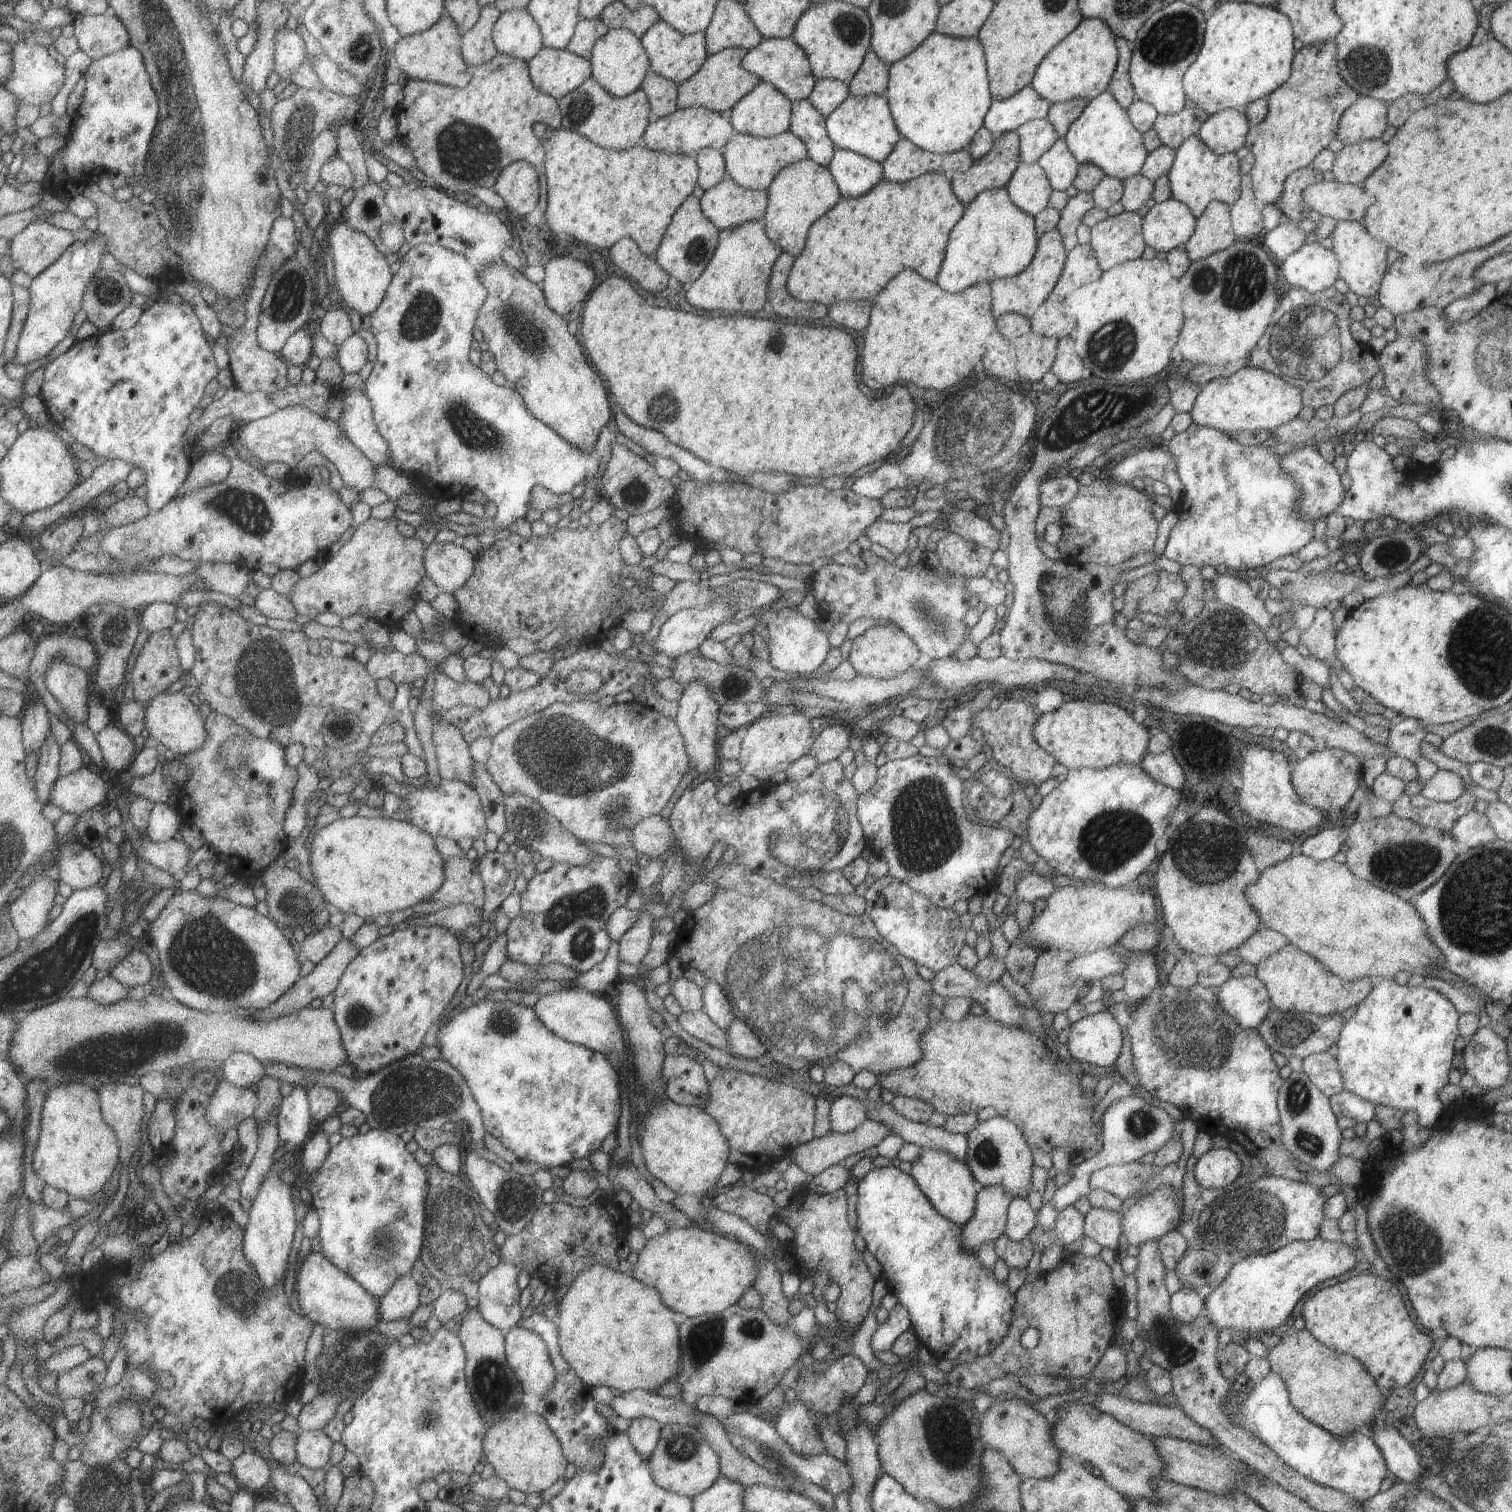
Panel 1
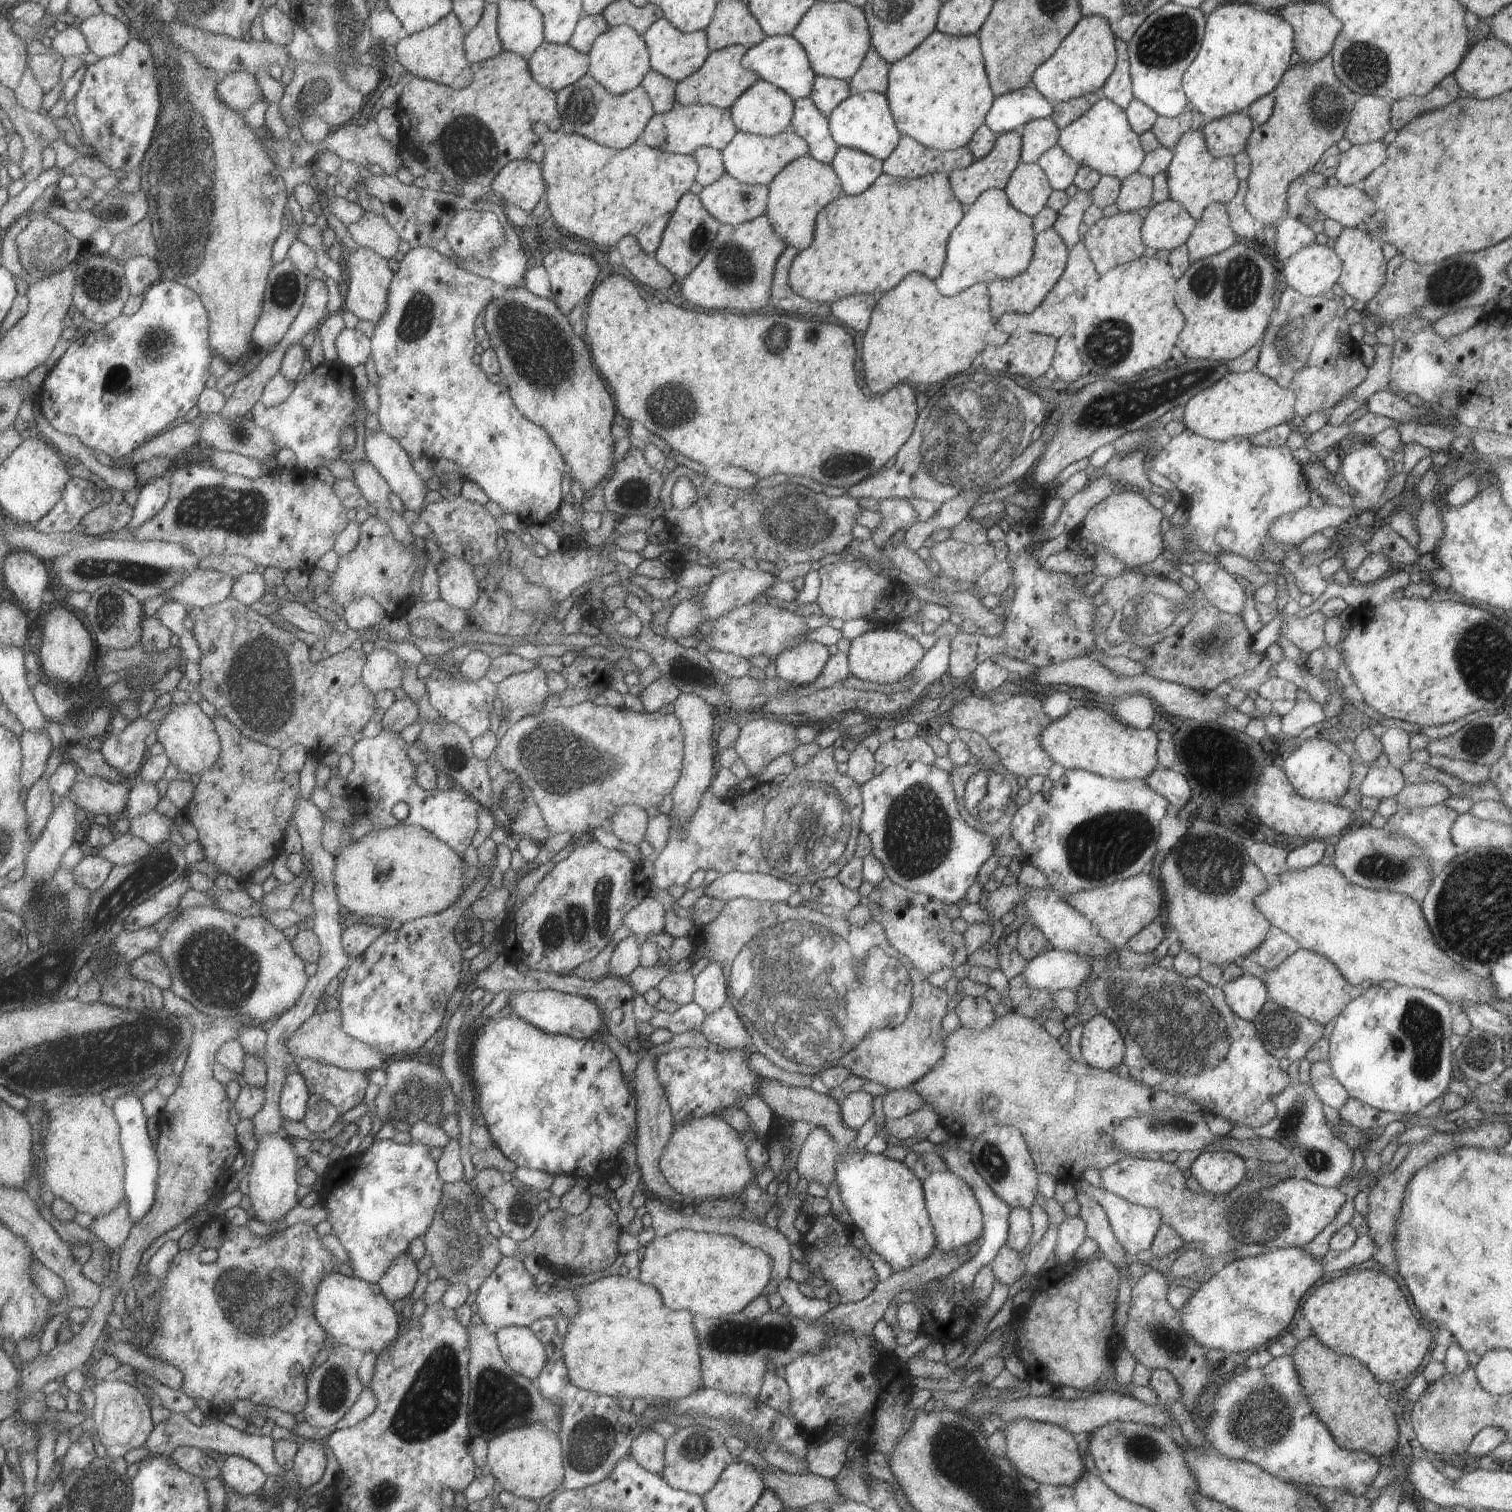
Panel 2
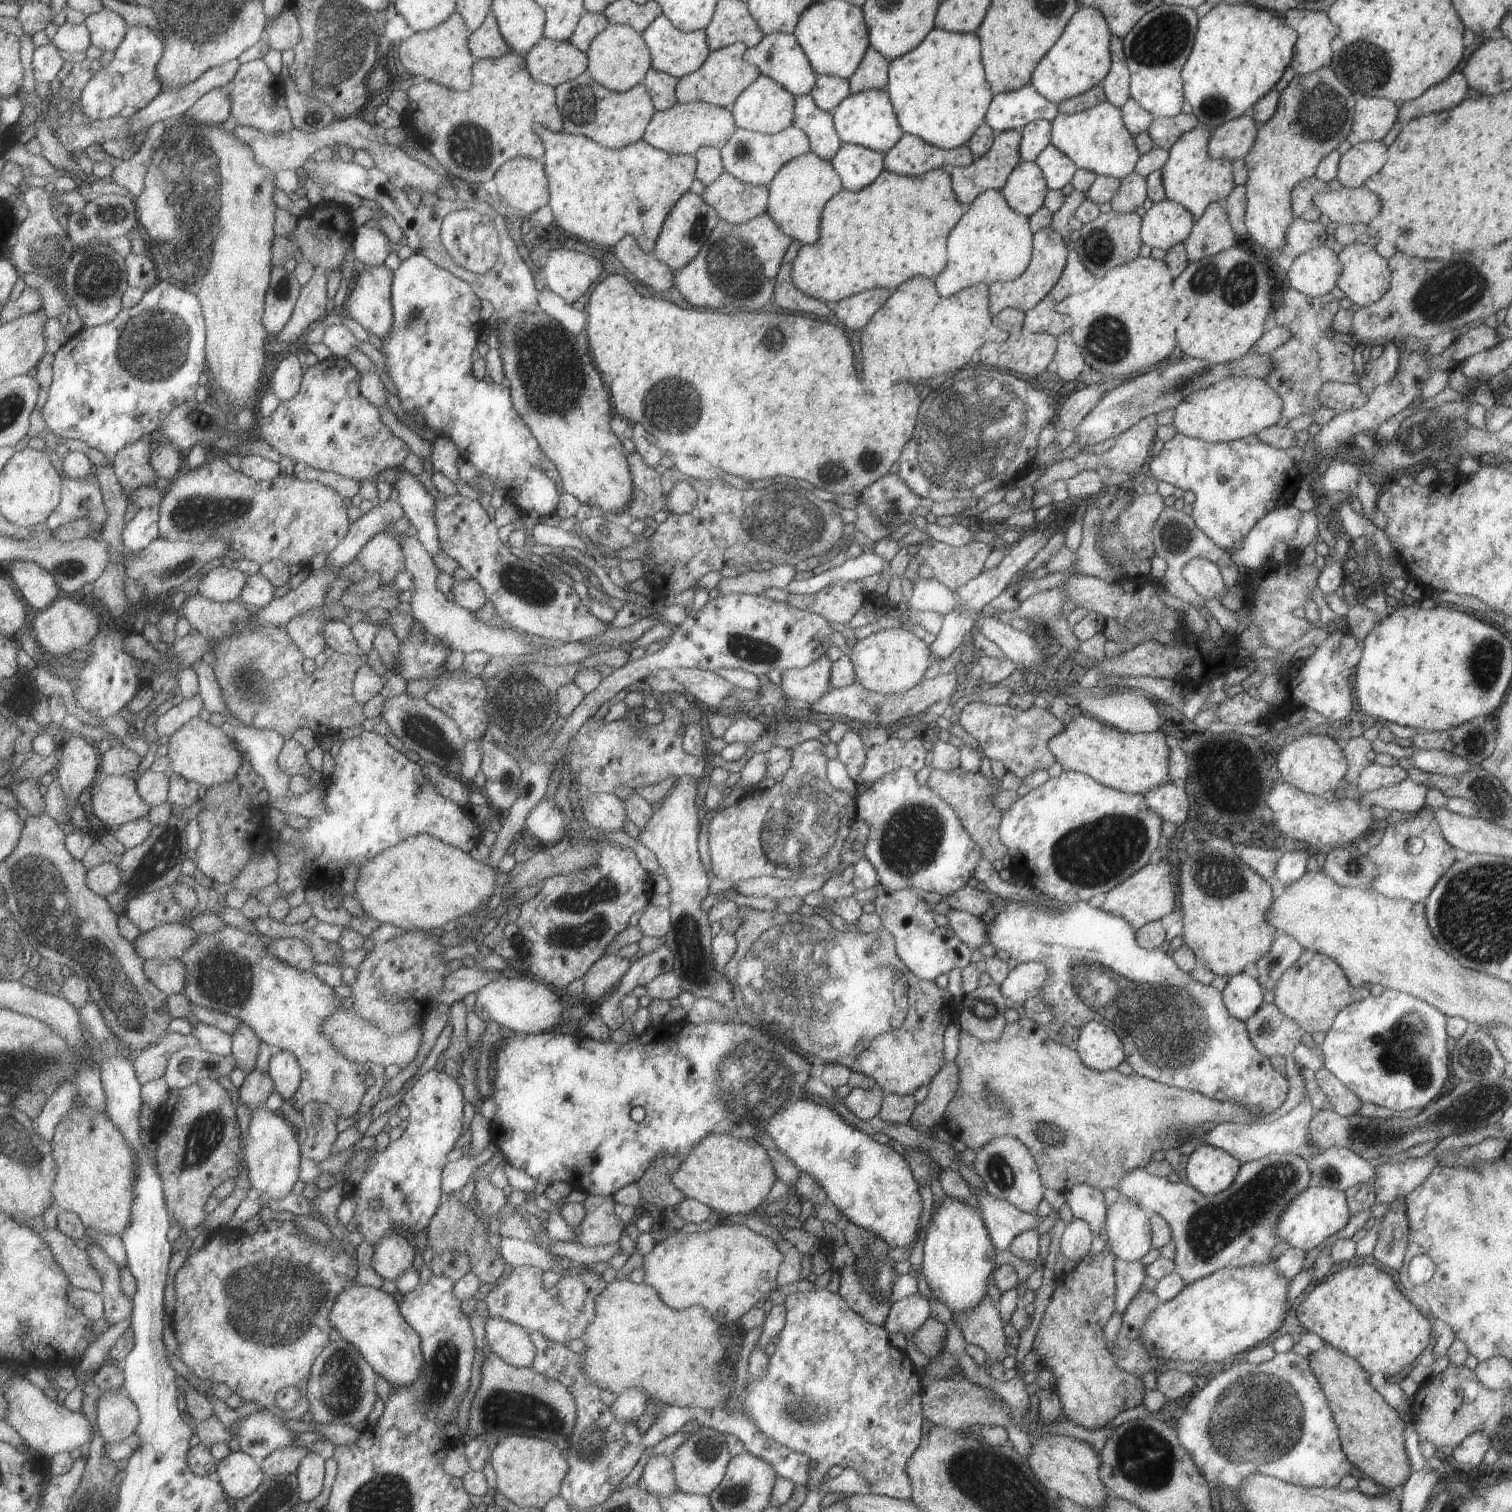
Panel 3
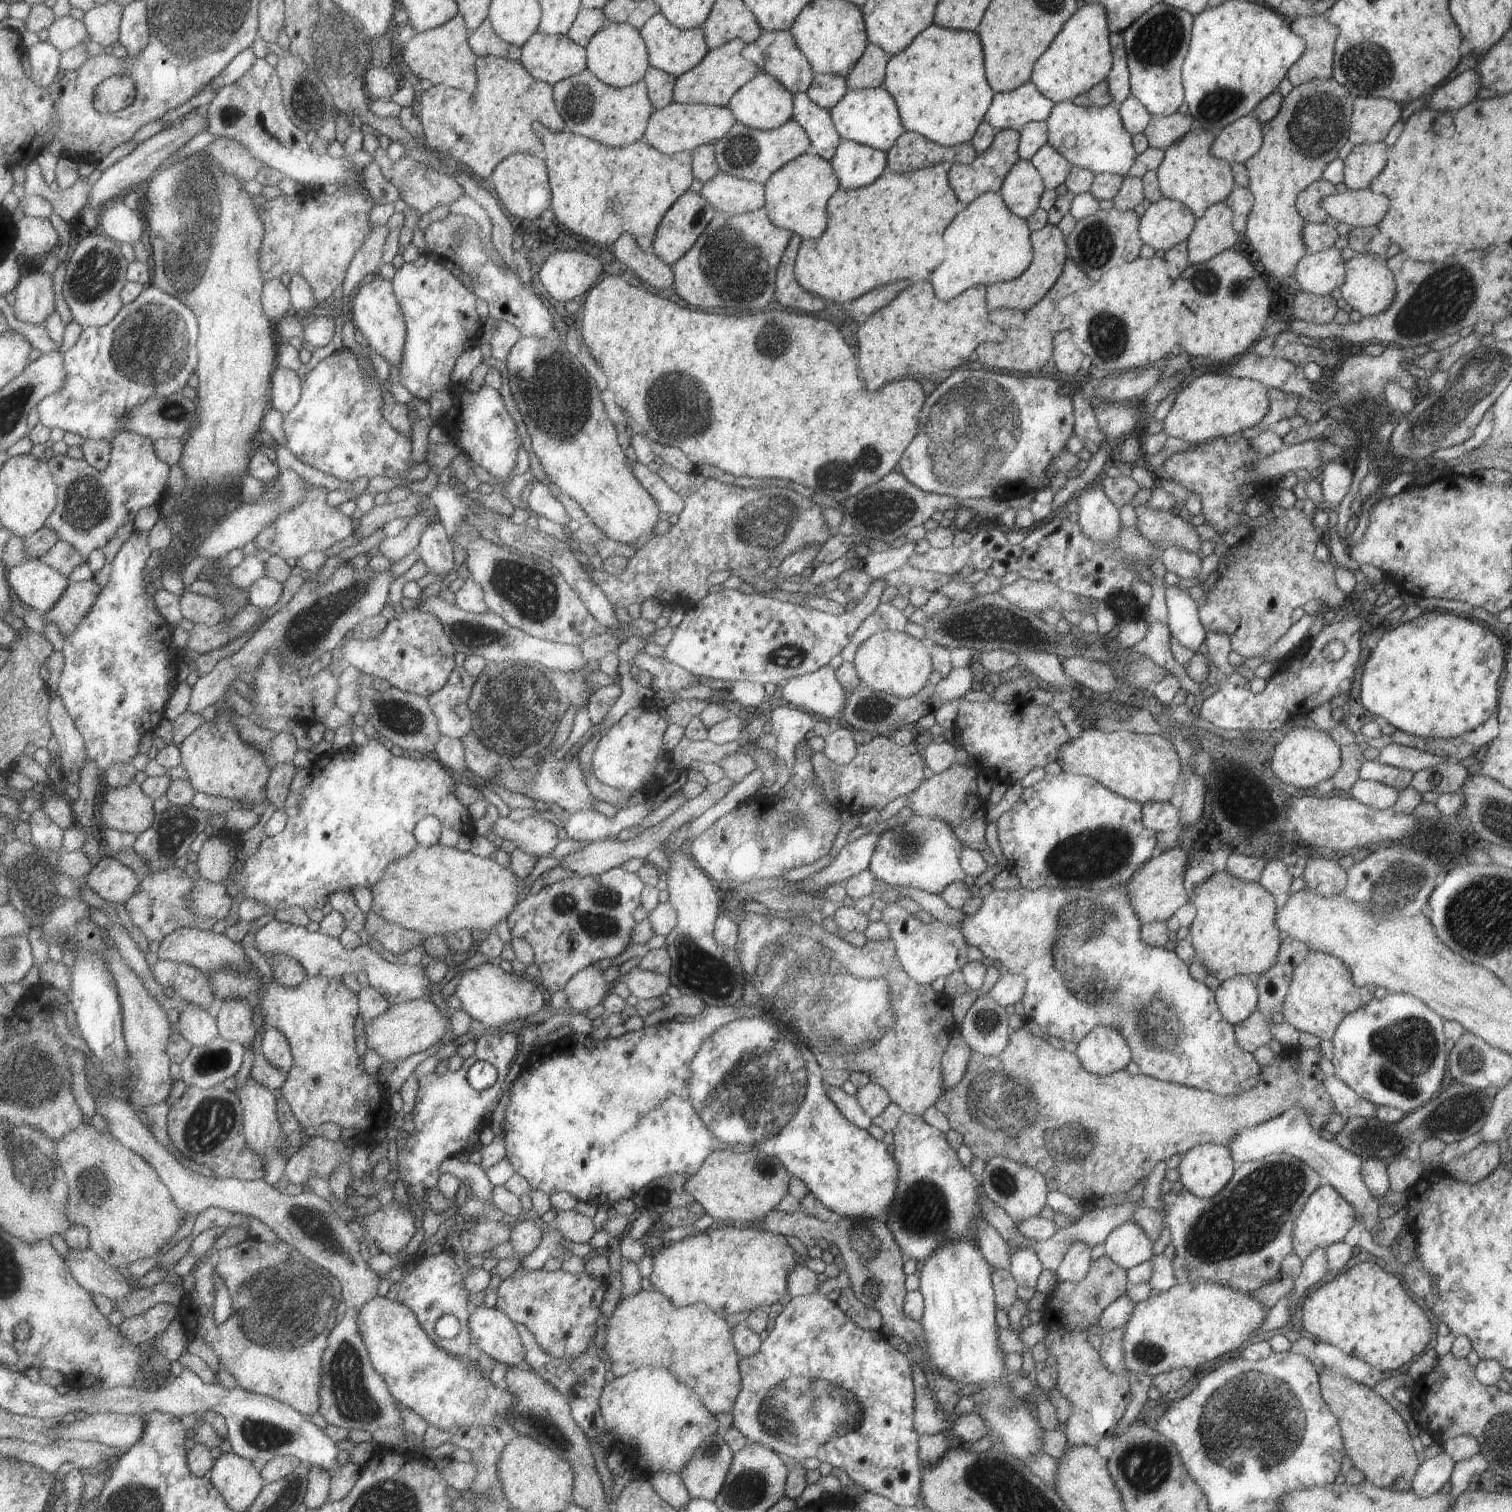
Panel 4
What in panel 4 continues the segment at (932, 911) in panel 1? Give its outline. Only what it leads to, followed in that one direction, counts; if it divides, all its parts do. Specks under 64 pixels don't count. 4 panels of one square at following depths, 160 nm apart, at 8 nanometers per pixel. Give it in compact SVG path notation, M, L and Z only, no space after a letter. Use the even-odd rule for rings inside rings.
M887 903L885 910L881 912L881 917L881 921L889 930L889 937L894 944L895 953L903 972L916 984L927 985L938 977L946 978L951 972L960 970L967 963L966 950L968 944L965 942L965 938L961 936L961 932L952 925L937 921L936 919L929 924L923 924L913 914L907 914L905 909L894 903Z

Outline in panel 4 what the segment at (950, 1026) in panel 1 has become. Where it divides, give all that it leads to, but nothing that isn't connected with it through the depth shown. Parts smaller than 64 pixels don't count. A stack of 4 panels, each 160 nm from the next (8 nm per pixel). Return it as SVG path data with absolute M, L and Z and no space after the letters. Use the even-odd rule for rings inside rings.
M1021 1026L1021 1028L1017 1028L1017 1030L1010 1030L1009 1042L1007 1042L1005 1050L999 1052L997 1056L981 1056L981 1054L971 1051L963 1078L961 1078L953 1088L944 1090L934 1106L947 1118L950 1128L956 1130L963 1137L962 1144L971 1151L973 1157L979 1158L979 1160L986 1163L989 1158L993 1158L993 1156L1001 1156L1001 1158L1013 1160L1013 1162L1017 1162L1017 1164L1021 1164L1021 1166L1029 1166L1029 1168L1033 1168L1033 1170L1037 1170L1037 1173L1041 1174L1045 1180L1048 1191L1061 1192L1069 1196L1069 1198L1073 1198L1073 1200L1077 1200L1081 1203L1093 1203L1102 1197L1119 1196L1119 1194L1127 1193L1132 1186L1137 1184L1137 1180L1147 1178L1147 1175L1153 1170L1155 1164L1160 1161L1166 1162L1173 1154L1184 1154L1193 1146L1206 1143L1226 1147L1227 1144L1229 1144L1229 1140L1231 1140L1231 1136L1233 1136L1235 1132L1239 1132L1241 1128L1263 1124L1263 1122L1267 1122L1267 1120L1271 1120L1279 1116L1279 1114L1283 1114L1283 1112L1285 1112L1287 1108L1291 1108L1291 1106L1303 1108L1303 1112L1307 1114L1307 1122L1309 1122L1311 1130L1317 1133L1317 1130L1323 1128L1327 1123L1331 1114L1336 1112L1333 1107L1333 1102L1329 1099L1325 1091L1325 1086L1323 1085L1325 1076L1321 1068L1319 1068L1319 1060L1321 1060L1322 1053L1318 1045L1313 1048L1300 1047L1297 1052L1293 1050L1293 1054L1297 1053L1298 1062L1296 1062L1294 1066L1291 1066L1291 1049L1291 1046L1289 1048L1281 1048L1281 1053L1275 1054L1276 1058L1273 1064L1259 1068L1259 1079L1255 1086L1251 1086L1249 1090L1239 1092L1239 1094L1222 1096L1221 1094L1211 1094L1211 1092L1199 1092L1199 1090L1195 1090L1195 1088L1185 1088L1185 1086L1181 1084L1159 1081L1140 1073L1131 1076L1131 1074L1128 1074L1123 1069L1111 1075L1095 1075L1089 1073L1081 1067L1075 1053L1066 1052L1064 1049L1055 1050L1053 1046L1050 1046L1050 1044L1046 1042L1045 1037L1040 1038L1038 1035L1033 1036L1031 1032L1027 1032L1024 1026Z

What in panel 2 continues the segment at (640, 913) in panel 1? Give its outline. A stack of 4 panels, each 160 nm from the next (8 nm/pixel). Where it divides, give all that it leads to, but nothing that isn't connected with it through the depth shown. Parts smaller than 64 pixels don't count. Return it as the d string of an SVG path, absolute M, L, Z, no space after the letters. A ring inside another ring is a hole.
M633 934L617 943L609 960L608 968L606 969L608 975L625 979L633 972L633 970L639 966L639 946L640 944Z

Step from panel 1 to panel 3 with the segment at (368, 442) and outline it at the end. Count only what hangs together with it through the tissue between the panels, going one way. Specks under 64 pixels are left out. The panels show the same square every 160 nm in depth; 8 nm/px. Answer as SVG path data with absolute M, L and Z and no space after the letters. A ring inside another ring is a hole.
M399 469L399 475L395 478L392 488L399 493L399 505L404 516L416 529L415 537L419 540L419 544L430 556L435 555L438 550L441 550L435 516L433 516L436 499L417 482L413 474L403 469Z

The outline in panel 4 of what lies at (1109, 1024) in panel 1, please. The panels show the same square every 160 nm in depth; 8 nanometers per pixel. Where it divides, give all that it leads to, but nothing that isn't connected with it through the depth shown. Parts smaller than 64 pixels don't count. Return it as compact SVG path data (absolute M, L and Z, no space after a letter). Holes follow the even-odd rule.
M1095 1026L1077 1043L1076 1056L1084 1070L1095 1075L1111 1075L1131 1062L1131 1050L1123 1036L1105 1026Z

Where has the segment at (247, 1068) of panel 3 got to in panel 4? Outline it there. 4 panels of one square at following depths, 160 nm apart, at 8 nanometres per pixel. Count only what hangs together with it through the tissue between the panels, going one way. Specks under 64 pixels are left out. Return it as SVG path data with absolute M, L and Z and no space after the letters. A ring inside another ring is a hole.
M229 998L221 1000L214 1014L218 1037L239 1042L247 1050L255 1038L252 1009L245 1000Z

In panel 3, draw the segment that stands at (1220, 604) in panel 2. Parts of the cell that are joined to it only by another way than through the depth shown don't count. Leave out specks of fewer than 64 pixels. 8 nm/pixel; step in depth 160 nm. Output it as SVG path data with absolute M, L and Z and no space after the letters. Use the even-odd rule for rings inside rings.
M1198 557L1191 558L1181 568L1181 578L1203 600L1206 598L1220 599L1225 596L1227 586L1223 584L1219 569L1213 562Z

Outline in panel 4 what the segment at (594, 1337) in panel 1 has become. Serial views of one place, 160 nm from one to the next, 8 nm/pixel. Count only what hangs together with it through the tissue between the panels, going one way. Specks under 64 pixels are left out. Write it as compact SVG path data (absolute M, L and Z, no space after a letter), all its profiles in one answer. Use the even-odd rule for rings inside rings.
M640 1289L621 1298L606 1320L602 1350L611 1361L611 1366L607 1367L611 1374L622 1376L641 1366L663 1368L697 1394L710 1414L732 1411L741 1390L739 1356L731 1340L730 1328L709 1306L697 1302L677 1307L657 1290Z

